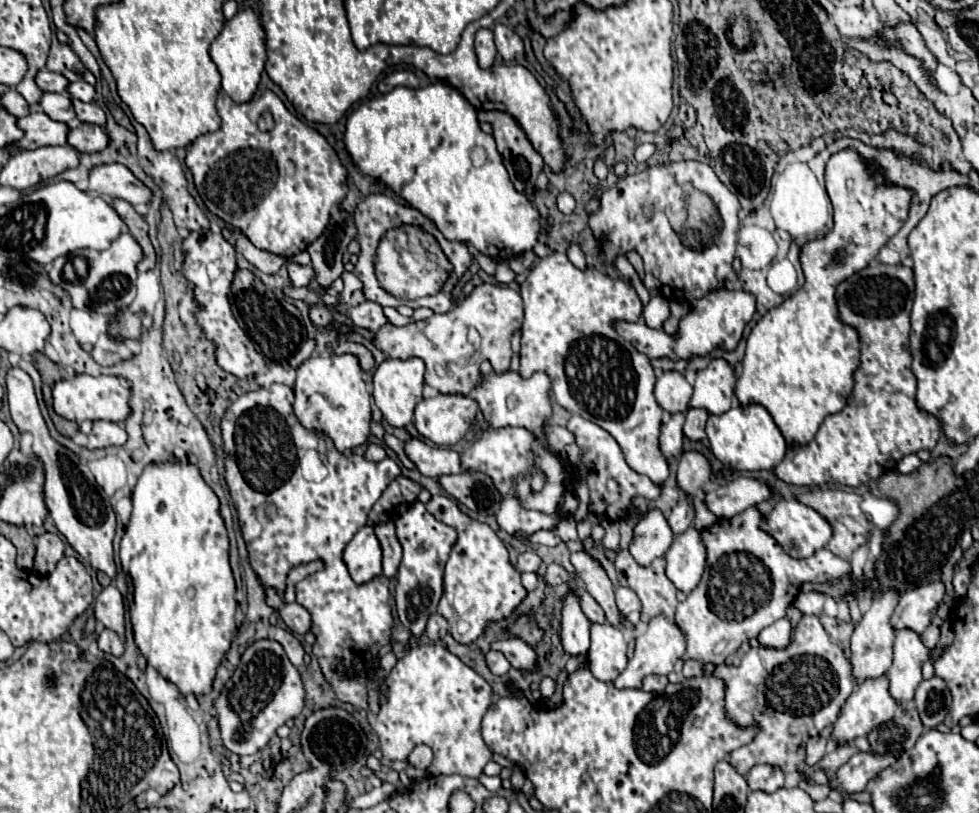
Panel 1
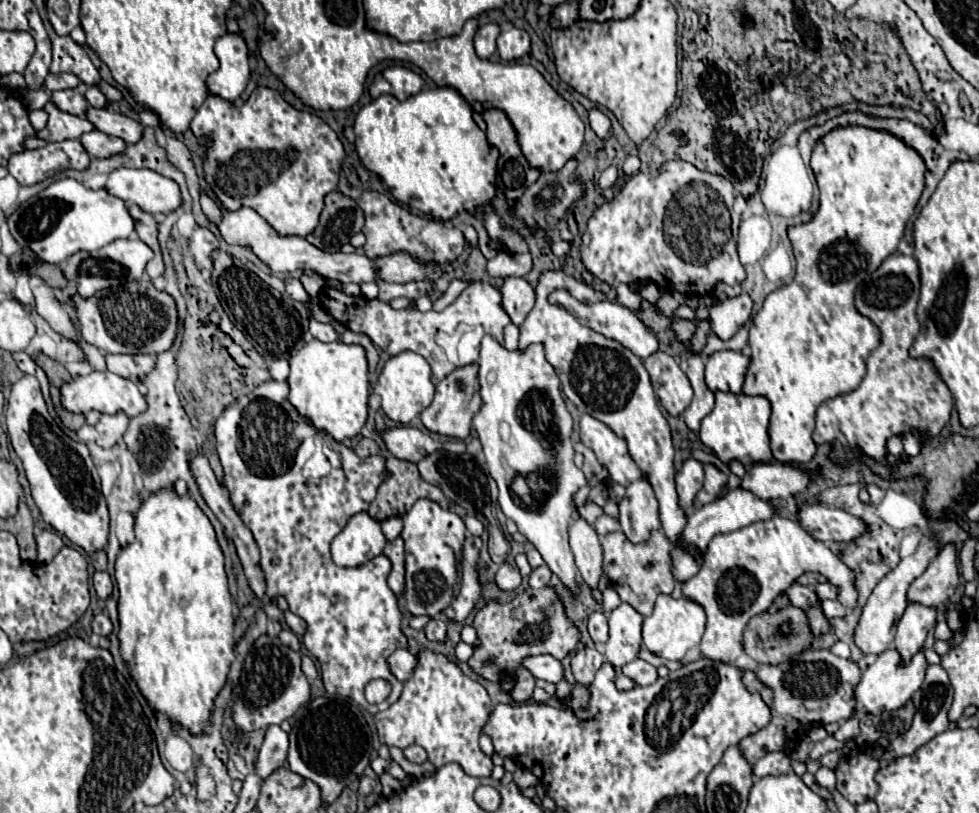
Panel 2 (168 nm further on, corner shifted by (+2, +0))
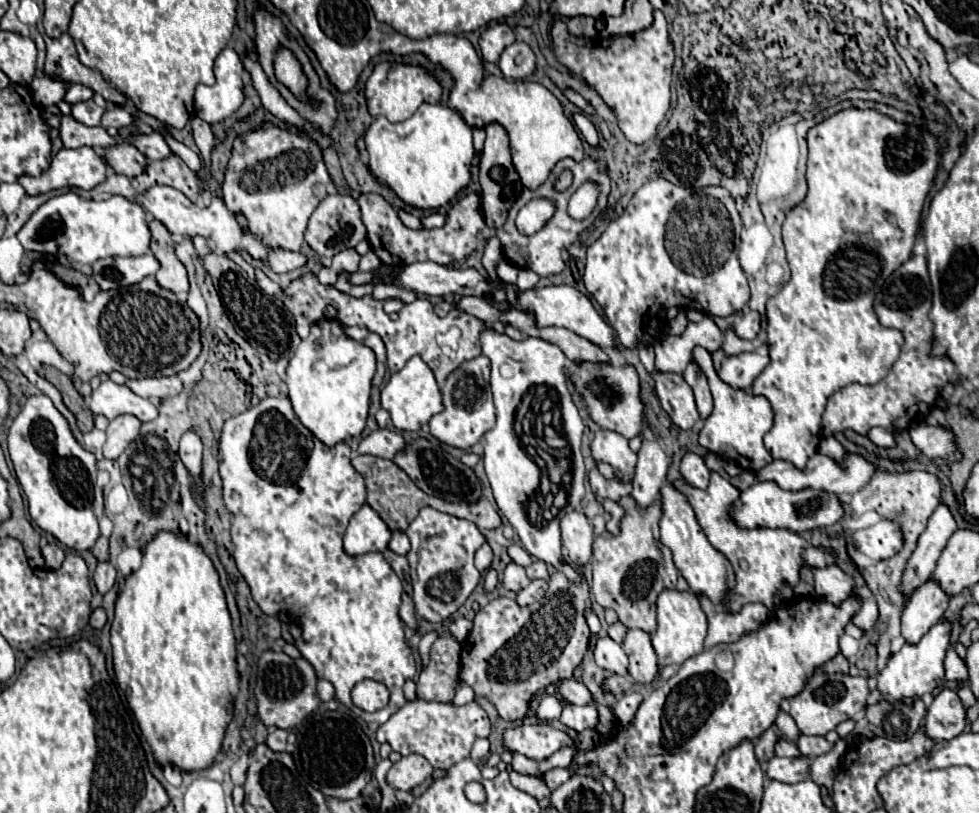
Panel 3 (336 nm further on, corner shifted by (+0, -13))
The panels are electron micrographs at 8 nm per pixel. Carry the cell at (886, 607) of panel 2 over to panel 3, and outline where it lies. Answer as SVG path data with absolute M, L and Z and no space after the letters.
M940 502L932 512L926 530L918 538L918 548L906 564L902 576L902 592L906 598L910 596L910 590L916 590L922 582L926 582L932 576L942 550L956 528L958 526L950 508L944 502Z

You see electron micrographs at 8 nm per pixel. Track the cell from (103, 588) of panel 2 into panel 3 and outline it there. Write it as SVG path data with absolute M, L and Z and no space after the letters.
M98 562L96 572L94 572L94 582L96 582L98 592L106 594L114 586L114 580L116 580L114 566L110 562Z

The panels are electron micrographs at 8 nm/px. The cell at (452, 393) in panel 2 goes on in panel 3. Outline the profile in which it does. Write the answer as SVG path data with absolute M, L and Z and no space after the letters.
M476 356L472 360L464 360L442 386L444 394L444 412L436 414L430 420L430 434L440 442L468 450L472 448L484 432L488 432L496 422L496 410L490 392L490 360L486 356Z

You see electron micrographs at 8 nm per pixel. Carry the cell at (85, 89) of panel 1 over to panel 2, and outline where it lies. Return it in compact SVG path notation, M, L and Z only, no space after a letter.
M90 85L90 87L86 89L84 99L86 99L92 107L104 107L104 105L108 103L108 101L106 101L106 97L102 95L102 91L100 91L96 85Z

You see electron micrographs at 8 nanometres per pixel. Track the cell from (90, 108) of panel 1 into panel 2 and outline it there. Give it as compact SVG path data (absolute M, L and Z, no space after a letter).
M88 107L86 109L86 119L98 129L104 131L108 135L120 137L126 143L136 143L142 135L142 125L136 123L130 117L124 117L116 111L108 111L108 109L96 109L96 107Z

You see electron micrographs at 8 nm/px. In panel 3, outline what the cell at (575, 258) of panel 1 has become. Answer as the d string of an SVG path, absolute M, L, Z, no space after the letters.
M656 372L656 394L662 402L662 408L670 414L672 422L682 430L690 430L700 420L692 388L684 382L680 374Z

